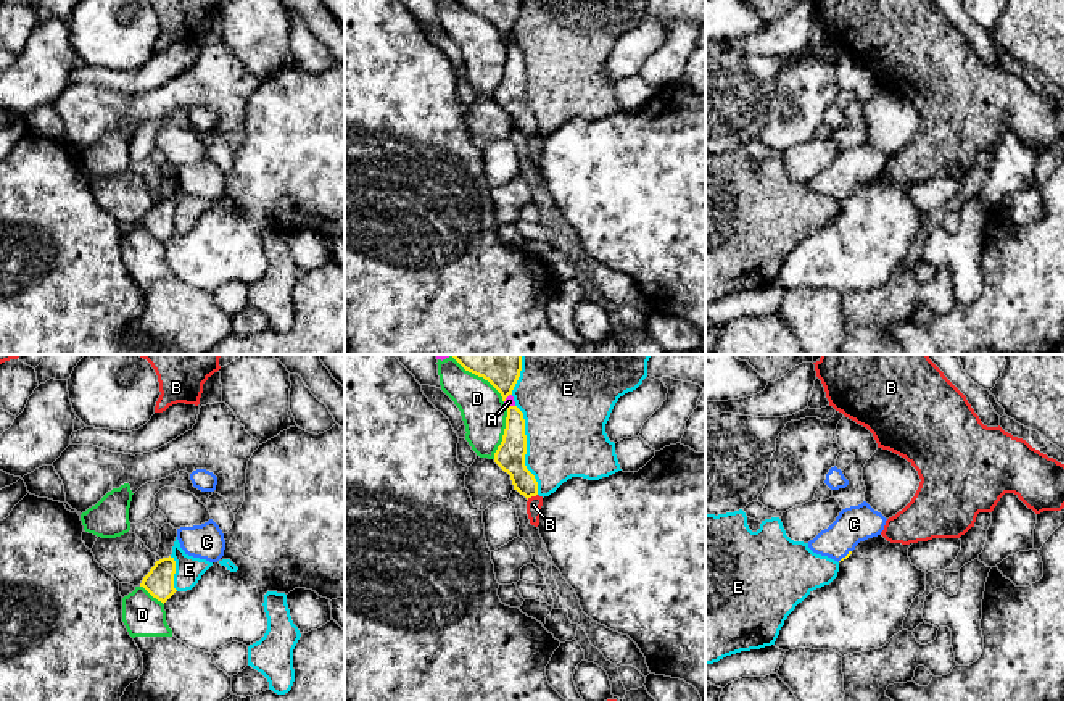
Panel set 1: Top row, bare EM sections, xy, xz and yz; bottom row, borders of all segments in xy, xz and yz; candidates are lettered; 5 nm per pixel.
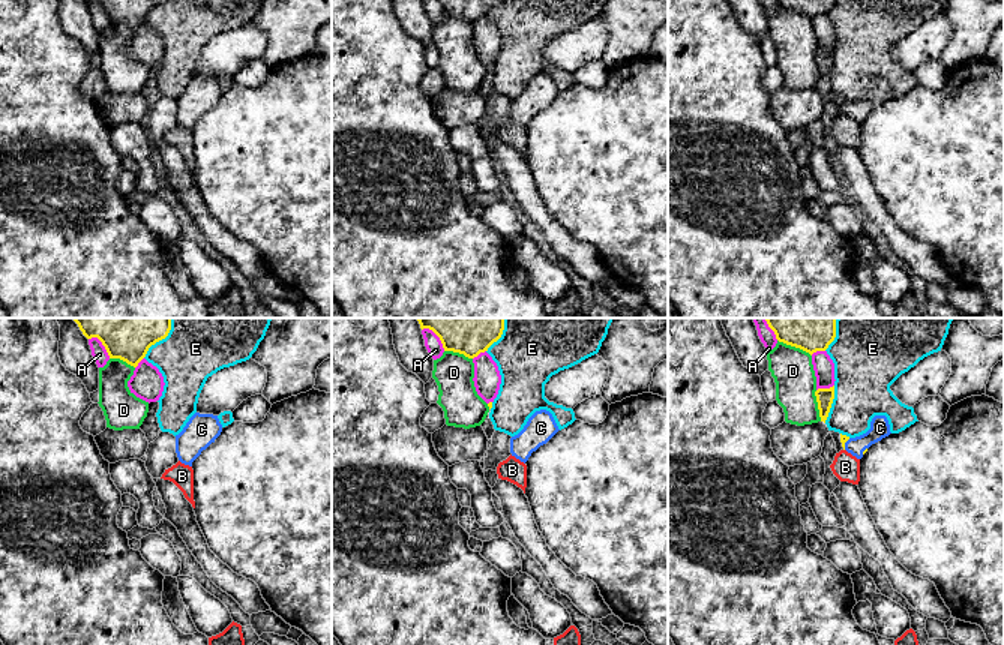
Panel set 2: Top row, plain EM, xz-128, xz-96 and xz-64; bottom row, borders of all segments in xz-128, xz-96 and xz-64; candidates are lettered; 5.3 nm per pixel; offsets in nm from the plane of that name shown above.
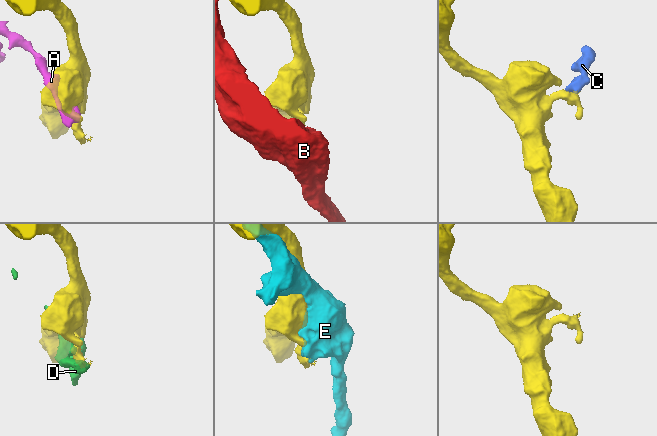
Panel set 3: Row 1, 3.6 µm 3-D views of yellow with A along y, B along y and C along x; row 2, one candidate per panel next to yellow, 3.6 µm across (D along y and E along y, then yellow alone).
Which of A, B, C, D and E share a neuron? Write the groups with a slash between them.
A / B / C / D / E

